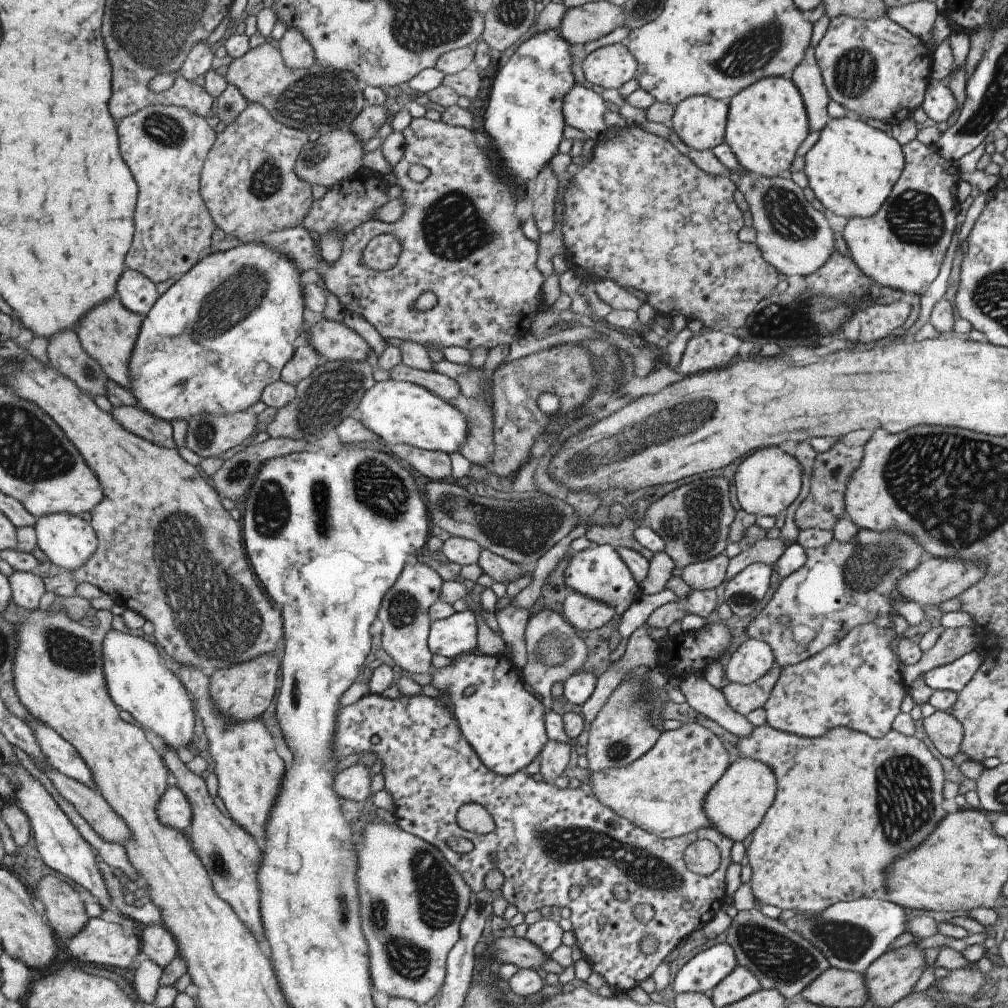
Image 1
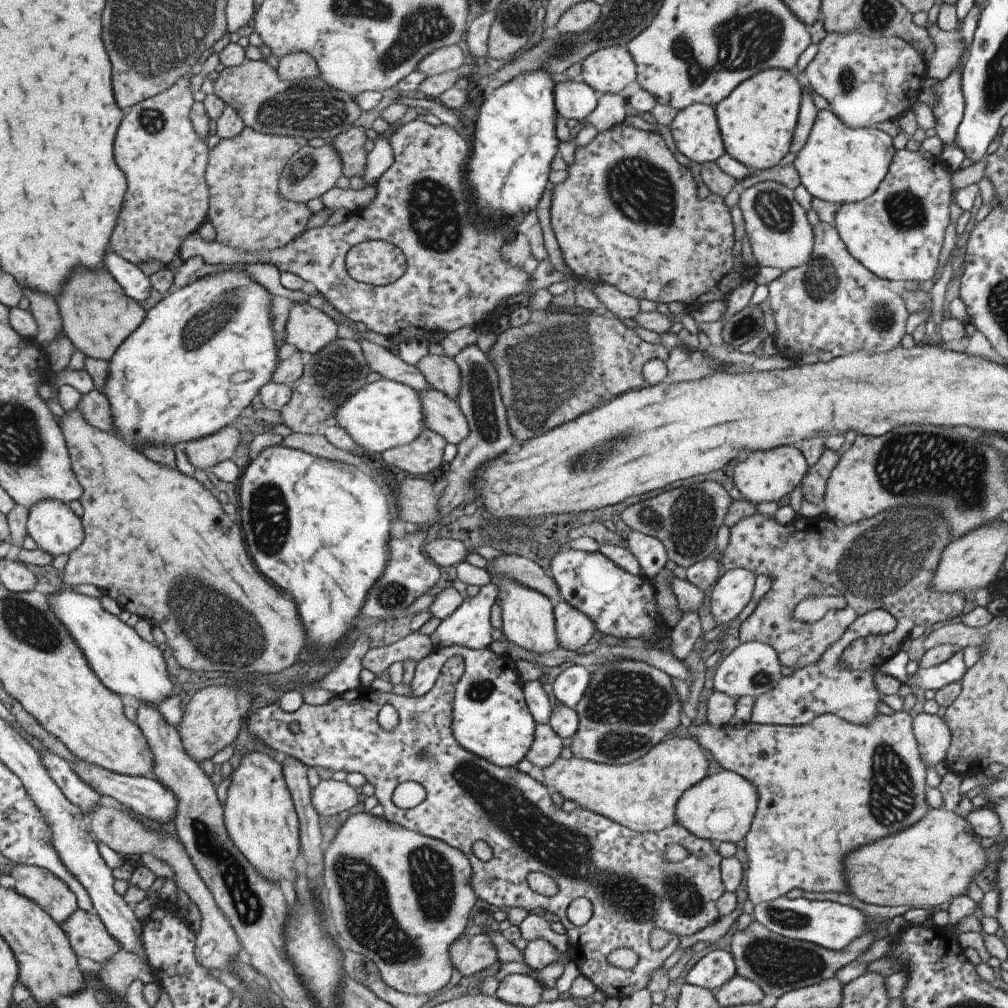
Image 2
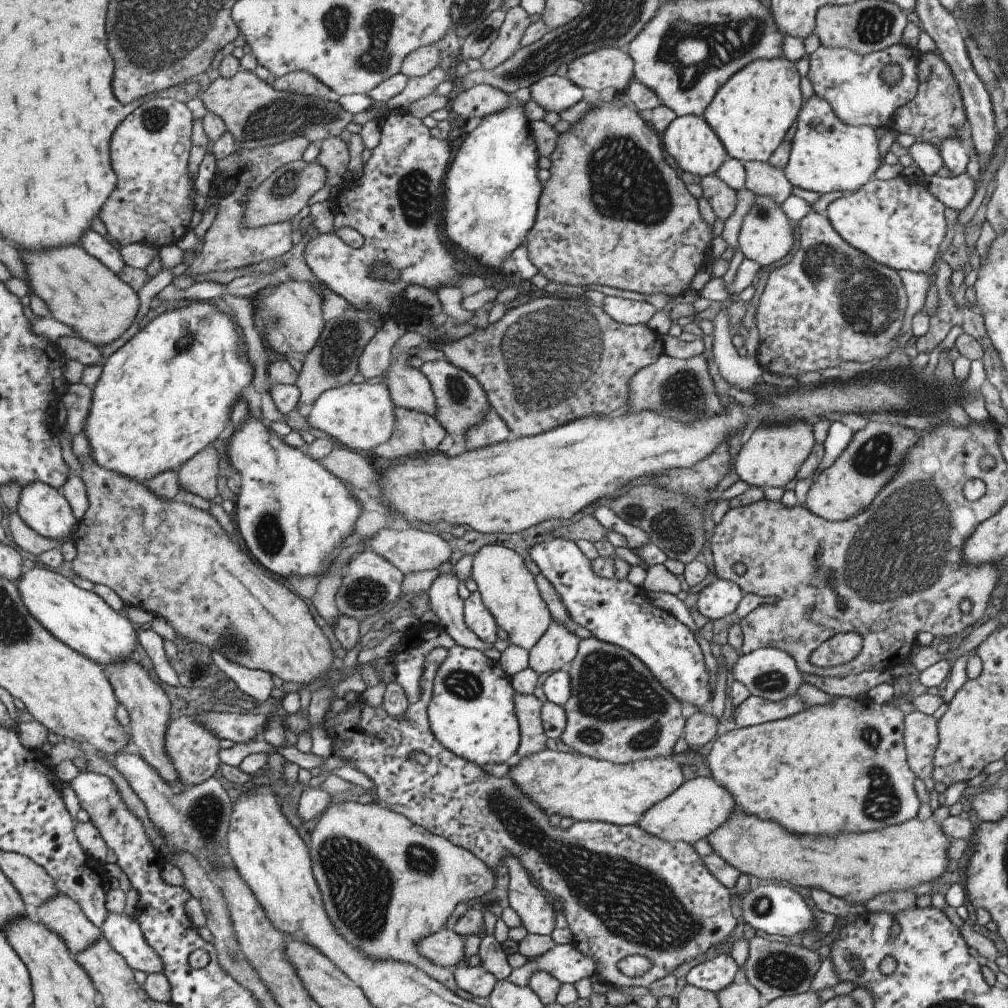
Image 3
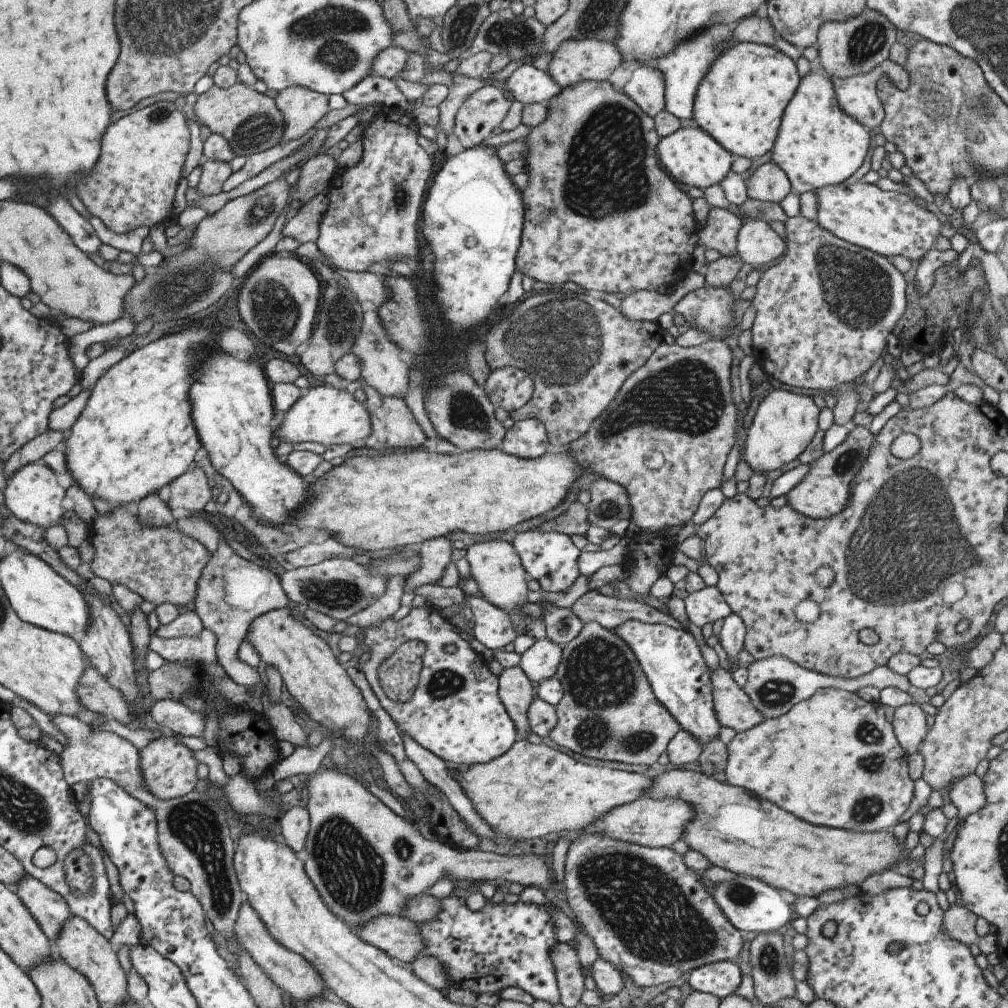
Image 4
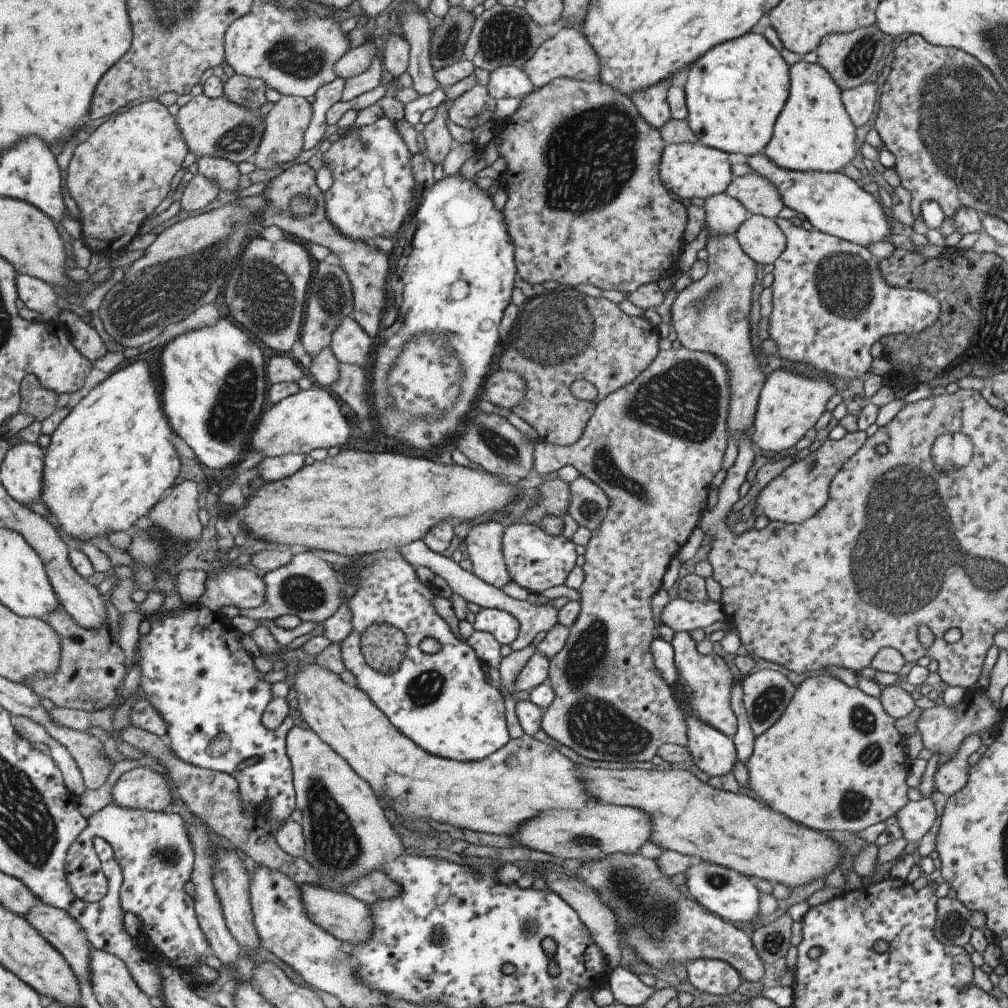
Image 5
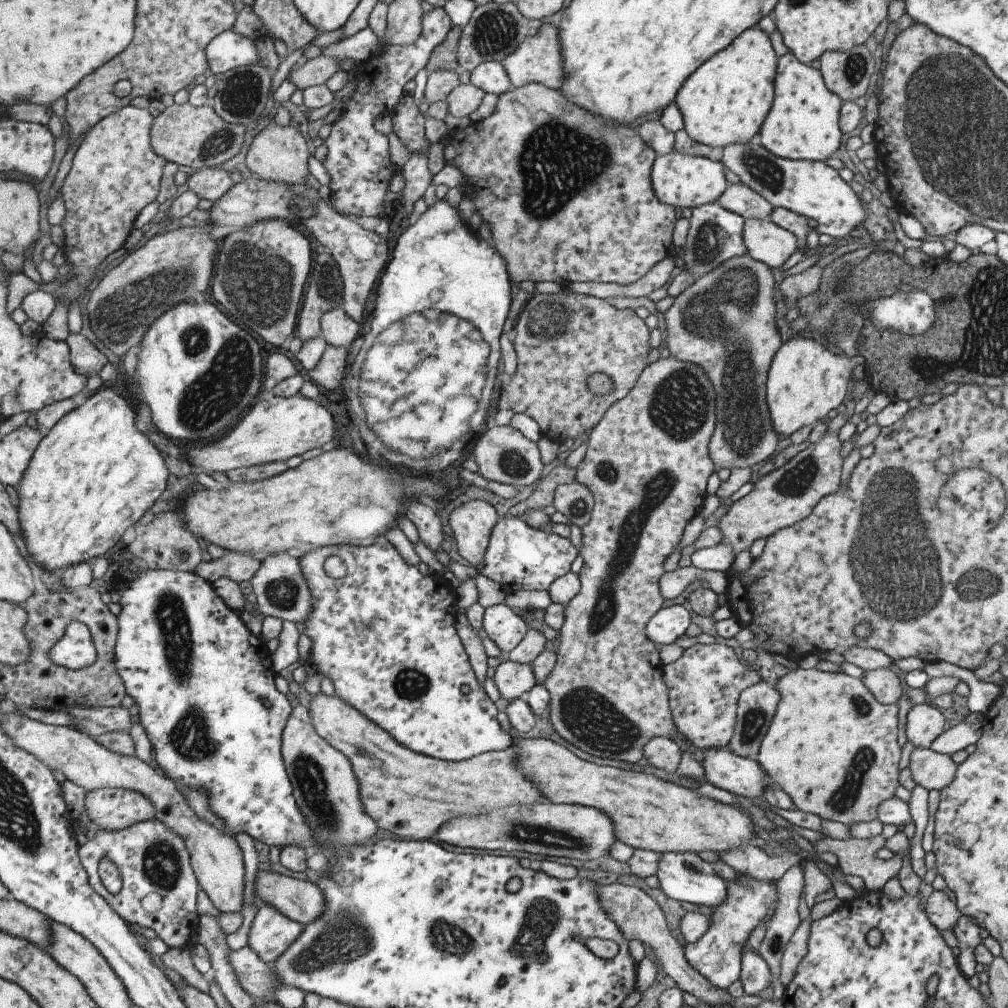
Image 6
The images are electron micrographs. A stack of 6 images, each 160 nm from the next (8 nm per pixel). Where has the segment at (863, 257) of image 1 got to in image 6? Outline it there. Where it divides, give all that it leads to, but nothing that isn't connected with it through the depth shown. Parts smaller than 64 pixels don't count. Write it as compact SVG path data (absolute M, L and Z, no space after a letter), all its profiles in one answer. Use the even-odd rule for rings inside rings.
M756 140L725 146L721 149L720 157L723 168L736 174L741 184L768 200L772 207L786 208L809 220L815 220L818 233L848 239L851 228L865 226L868 218L865 205L837 175L837 171L823 161L784 159L771 154Z

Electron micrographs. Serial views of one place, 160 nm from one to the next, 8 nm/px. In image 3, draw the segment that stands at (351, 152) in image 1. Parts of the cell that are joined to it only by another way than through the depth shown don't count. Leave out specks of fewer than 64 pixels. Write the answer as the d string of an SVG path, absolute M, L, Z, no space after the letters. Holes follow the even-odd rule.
M299 159L281 165L248 194L240 224L251 229L289 221L306 205L307 199L324 185L324 180L324 168L315 162L306 163Z

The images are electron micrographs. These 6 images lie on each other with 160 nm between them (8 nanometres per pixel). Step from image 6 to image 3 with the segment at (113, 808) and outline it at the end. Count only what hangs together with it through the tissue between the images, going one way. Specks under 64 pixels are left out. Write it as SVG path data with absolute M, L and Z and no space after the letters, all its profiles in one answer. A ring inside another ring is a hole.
M183 716L169 722L164 732L164 749L169 757L182 788L198 785L213 776L219 764L218 741L208 730L196 721L196 716Z

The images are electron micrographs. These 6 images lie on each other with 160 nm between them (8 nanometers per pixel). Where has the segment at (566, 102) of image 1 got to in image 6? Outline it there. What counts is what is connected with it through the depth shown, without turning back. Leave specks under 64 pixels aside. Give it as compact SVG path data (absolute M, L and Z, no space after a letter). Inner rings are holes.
M487 61L475 66L469 75L469 84L480 88L484 93L500 95L511 86L503 67L495 61Z

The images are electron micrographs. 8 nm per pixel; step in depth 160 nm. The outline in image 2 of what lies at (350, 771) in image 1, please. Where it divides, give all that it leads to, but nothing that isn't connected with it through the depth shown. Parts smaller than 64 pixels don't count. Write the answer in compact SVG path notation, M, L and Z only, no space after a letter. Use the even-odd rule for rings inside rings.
M321 779L310 788L310 801L319 818L326 818L337 812L353 808L357 802L357 792L345 781Z

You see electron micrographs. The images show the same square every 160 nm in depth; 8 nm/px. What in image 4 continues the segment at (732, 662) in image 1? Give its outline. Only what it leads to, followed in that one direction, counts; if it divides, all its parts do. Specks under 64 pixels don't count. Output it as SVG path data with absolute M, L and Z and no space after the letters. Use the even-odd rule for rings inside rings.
M772 655L753 662L748 667L747 679L743 686L745 694L749 697L751 704L758 710L764 721L765 719L776 719L784 715L794 704L809 698L815 691L824 688L843 689L856 692L865 686L874 686L880 691L885 687L899 689L907 692L909 682L905 675L891 672L887 666L876 666L873 670L859 676L859 678L841 678L841 676L825 676L816 672L802 669L790 660L779 655Z

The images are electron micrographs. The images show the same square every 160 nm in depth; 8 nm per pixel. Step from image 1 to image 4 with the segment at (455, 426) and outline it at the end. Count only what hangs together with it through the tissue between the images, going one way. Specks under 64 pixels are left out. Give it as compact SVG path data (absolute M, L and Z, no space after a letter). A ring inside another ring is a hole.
M324 384L303 391L285 411L272 436L280 443L319 442L327 447L342 443L355 446L357 440L365 440L369 433L368 412L362 402L356 400L353 389L338 391L333 386Z

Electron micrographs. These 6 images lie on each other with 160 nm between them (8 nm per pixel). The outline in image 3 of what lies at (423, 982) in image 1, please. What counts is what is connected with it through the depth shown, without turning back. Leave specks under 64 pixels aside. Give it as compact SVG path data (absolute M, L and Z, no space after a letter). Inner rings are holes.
M375 799L366 804L360 804L357 800L329 803L327 808L319 815L319 820L317 820L313 830L311 830L308 853L310 856L311 872L319 887L320 897L326 915L329 917L329 920L331 920L334 929L341 934L343 939L347 940L348 943L351 943L358 951L361 951L370 959L375 959L376 961L393 959L399 963L412 964L414 967L422 970L430 979L436 980L450 991L455 992L458 989L451 970L431 964L428 960L425 960L425 957L422 957L416 951L416 942L419 939L424 939L424 936L439 930L441 927L449 927L450 921L447 918L449 918L449 915L453 912L453 908L455 908L456 904L459 904L459 902L469 902L471 898L477 899L483 896L487 890L493 888L497 876L486 863L481 862L481 860L473 856L471 852L451 844L444 838L427 832L424 828L418 827L409 819L406 819L405 816L385 808L385 806L380 805Z

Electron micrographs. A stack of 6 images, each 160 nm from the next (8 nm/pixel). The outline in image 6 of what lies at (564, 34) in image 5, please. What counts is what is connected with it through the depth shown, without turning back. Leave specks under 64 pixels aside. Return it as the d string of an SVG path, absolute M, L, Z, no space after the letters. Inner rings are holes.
M541 23L539 28L535 31L530 31L520 42L520 45L517 45L515 50L505 56L499 64L503 67L513 87L522 87L529 83L535 83L555 90L565 79L560 56L556 28L549 23Z

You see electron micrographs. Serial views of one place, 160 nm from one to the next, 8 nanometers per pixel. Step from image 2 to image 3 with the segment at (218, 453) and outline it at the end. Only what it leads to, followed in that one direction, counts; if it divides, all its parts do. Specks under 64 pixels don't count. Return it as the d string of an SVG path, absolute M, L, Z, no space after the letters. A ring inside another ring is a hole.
M205 447L184 462L177 470L178 488L206 501L215 498L218 457L213 447Z

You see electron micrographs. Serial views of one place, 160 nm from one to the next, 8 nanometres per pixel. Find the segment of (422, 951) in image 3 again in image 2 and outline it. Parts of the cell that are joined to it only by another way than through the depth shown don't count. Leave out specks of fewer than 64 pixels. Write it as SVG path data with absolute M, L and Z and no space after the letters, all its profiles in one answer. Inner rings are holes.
M461 933L448 948L450 963L457 968L461 976L471 976L481 972L497 961L495 951L489 938L479 933L467 935Z

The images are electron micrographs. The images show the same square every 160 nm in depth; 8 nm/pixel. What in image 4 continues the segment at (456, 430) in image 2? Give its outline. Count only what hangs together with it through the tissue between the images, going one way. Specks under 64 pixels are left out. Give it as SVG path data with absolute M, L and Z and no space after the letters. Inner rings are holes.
M368 302L360 303L362 310L359 332L350 346L350 353L357 358L360 368L360 378L380 395L403 397L407 392L409 361L402 352L387 338L376 308Z

